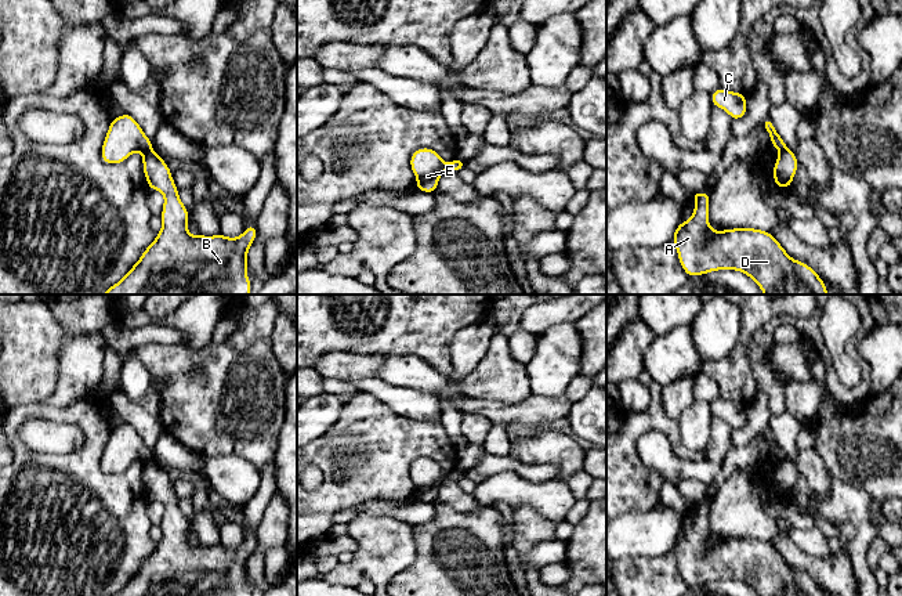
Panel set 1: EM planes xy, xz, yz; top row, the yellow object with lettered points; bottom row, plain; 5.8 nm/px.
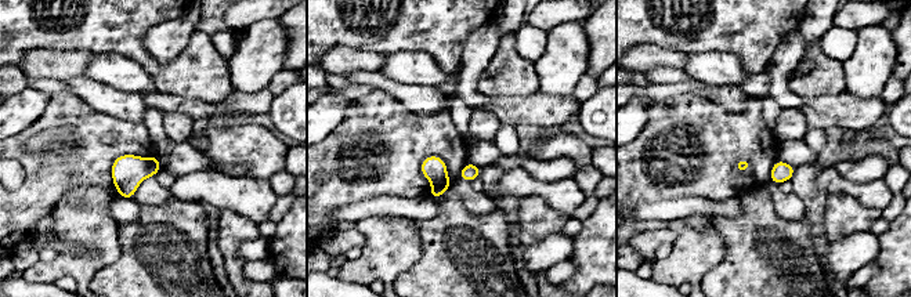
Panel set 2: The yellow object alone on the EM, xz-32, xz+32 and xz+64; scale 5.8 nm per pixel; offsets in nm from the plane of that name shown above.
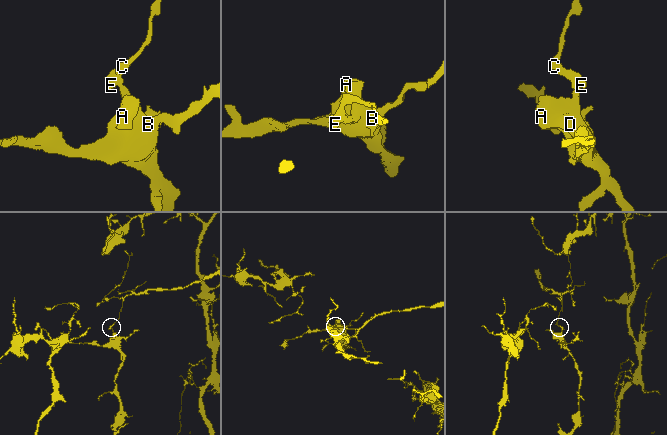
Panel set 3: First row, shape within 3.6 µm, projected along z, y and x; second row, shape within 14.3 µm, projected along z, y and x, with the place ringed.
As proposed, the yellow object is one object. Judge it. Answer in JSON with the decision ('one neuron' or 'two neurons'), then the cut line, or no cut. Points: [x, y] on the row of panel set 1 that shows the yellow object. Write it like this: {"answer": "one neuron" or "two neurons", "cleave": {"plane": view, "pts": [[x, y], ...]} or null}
{"answer": "two neurons", "cleave": {"plane": "xz", "pts": [[456, 158], [448, 168]]}}

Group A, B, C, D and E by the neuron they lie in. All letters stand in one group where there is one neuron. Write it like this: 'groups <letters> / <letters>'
groups A B D / C E

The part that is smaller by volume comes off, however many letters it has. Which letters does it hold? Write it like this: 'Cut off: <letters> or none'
Cut off: C, E

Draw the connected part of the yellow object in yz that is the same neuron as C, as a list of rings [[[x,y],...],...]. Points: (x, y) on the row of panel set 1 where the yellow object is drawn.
[[[717,89],[710,94],[713,106],[721,108],[729,113],[732,120],[742,119],[747,112],[745,93],[735,93]]]

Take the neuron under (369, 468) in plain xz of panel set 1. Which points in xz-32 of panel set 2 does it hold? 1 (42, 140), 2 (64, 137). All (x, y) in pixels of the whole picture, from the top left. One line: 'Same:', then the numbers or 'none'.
Same: none

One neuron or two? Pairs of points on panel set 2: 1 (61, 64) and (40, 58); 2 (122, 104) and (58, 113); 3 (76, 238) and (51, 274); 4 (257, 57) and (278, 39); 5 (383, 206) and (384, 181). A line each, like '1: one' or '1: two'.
1: one
2: two
3: one
4: one
5: two

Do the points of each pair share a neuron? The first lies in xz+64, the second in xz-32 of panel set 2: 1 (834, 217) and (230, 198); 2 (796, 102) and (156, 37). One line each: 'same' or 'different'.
1: different
2: same

